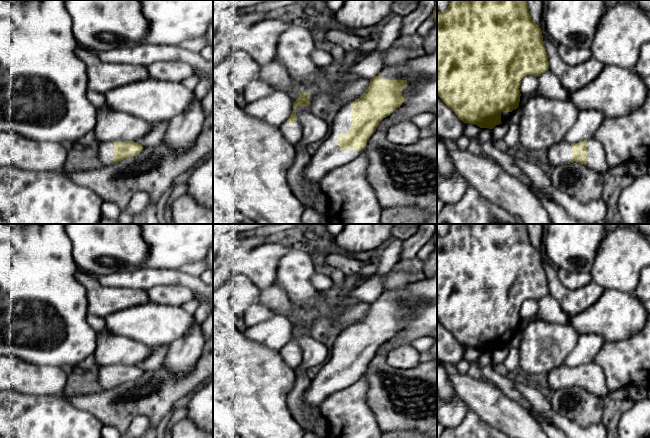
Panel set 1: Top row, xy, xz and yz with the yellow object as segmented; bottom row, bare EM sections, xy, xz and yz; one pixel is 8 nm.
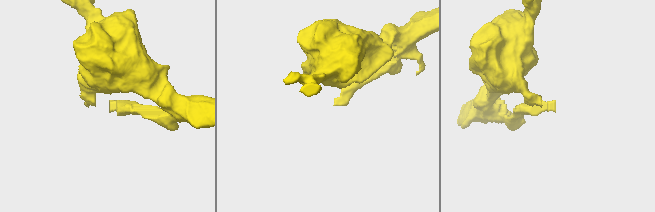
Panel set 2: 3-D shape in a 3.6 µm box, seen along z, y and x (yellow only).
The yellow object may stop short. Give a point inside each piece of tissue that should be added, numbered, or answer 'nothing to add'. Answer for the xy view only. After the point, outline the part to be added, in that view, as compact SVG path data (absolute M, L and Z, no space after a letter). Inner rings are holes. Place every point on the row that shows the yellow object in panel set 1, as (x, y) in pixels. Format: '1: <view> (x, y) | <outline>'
1: xy (104, 151) | M114 141L99 142L95 147L94 157L102 166L114 164Z

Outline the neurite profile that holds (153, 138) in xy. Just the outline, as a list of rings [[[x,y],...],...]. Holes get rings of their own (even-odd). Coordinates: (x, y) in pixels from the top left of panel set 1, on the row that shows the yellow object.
[[[158,121],[152,123],[151,130],[137,142],[143,147],[154,147],[161,144],[165,136],[169,121]]]

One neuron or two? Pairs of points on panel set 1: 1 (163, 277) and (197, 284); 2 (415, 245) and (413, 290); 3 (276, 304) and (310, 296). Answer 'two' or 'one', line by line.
1: one
2: two
3: two

